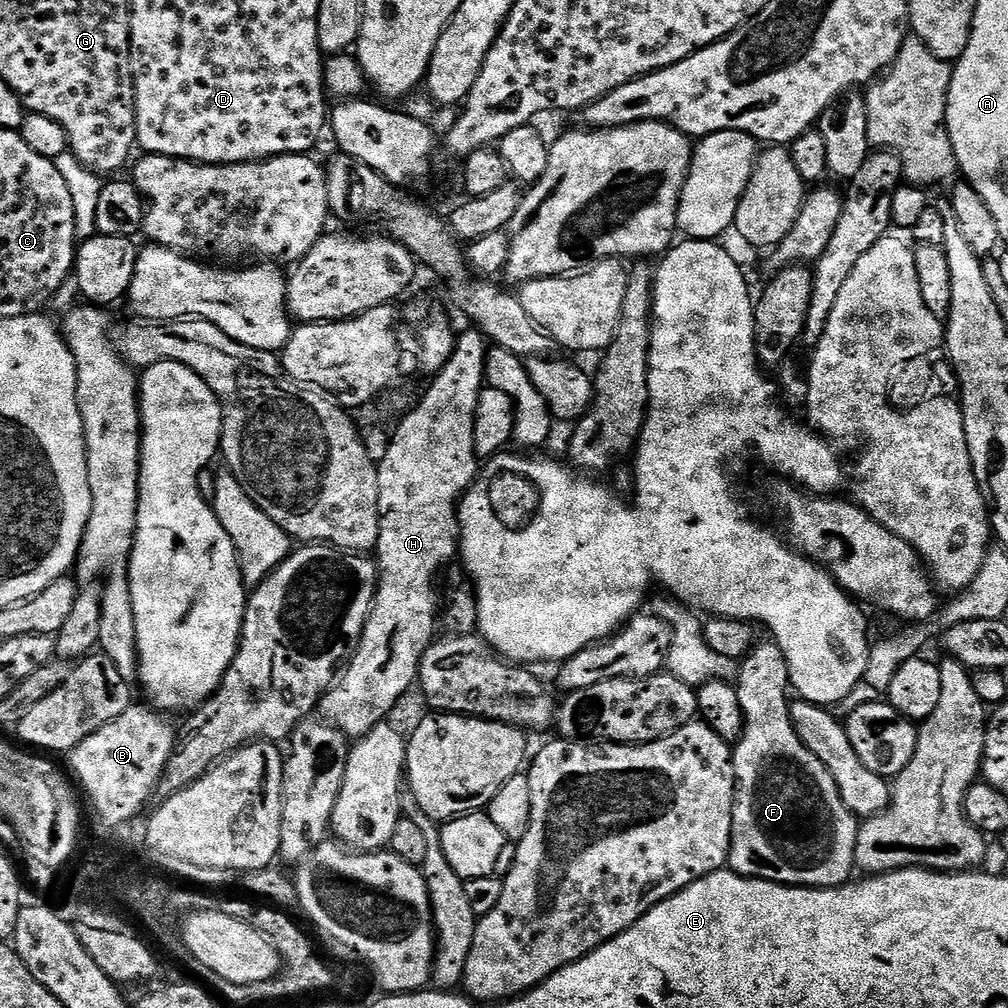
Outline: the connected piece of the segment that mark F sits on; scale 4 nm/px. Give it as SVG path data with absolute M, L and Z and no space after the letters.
M774 642L757 643L756 647L744 657L738 668L738 675L734 681L734 687L738 694L738 702L742 706L744 715L744 732L740 739L735 741L732 748L732 765L734 766L734 778L736 779L736 801L734 802L734 818L732 819L732 841L730 842L730 854L727 867L740 876L749 876L751 880L769 880L775 884L791 884L798 888L839 888L840 885L849 883L851 872L856 868L856 829L857 817L842 802L838 794L838 786L834 786L834 778L830 778L830 770L798 738L798 734L792 725L790 718L790 681L788 679L788 663L782 654L782 650Z

